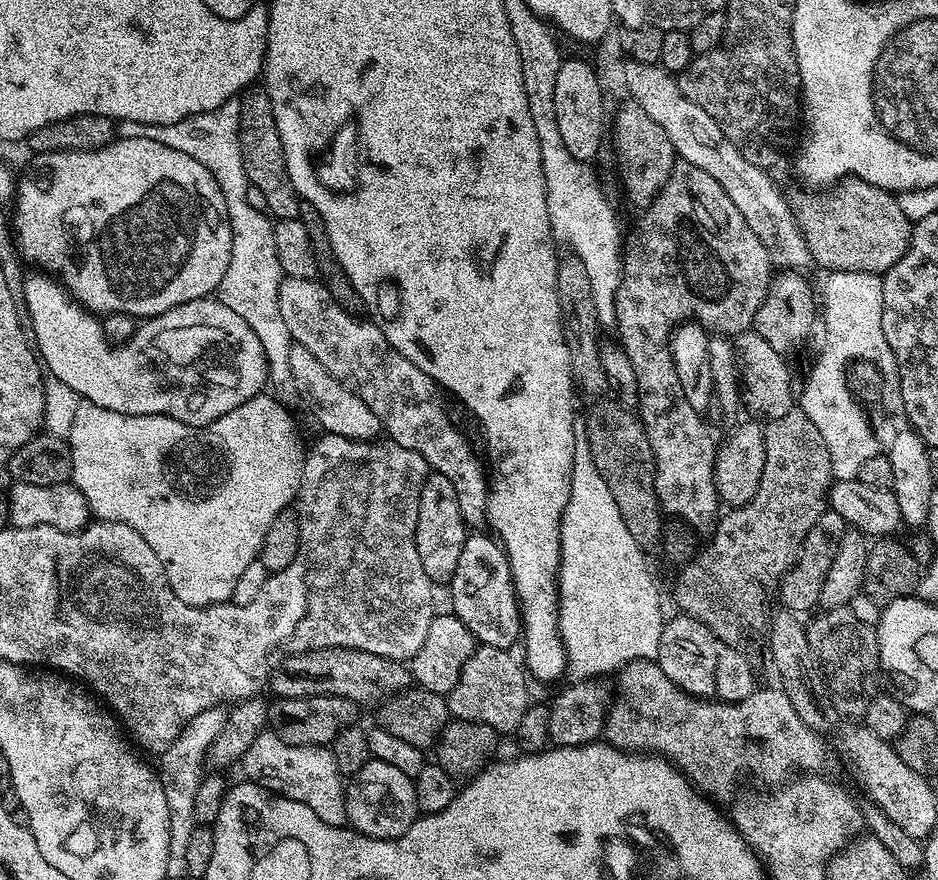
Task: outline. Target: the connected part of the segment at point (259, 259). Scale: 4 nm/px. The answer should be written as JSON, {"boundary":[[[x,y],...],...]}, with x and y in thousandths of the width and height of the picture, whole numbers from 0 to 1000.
{"boundary":[[[245,113],[232,120],[232,125],[222,125],[220,130],[197,132],[184,141],[149,141],[143,134],[132,134],[127,138],[126,150],[133,159],[160,157],[164,161],[173,161],[173,166],[194,170],[194,175],[203,175],[207,184],[215,184],[215,189],[228,198],[237,223],[241,225],[241,243],[245,248],[247,263],[245,302],[241,302],[241,311],[232,328],[232,340],[245,348],[245,352],[249,352],[249,357],[254,357],[254,361],[258,361],[258,366],[262,366],[262,370],[275,380],[275,389],[279,389],[286,413],[286,436],[295,445],[291,447],[300,456],[314,456],[316,440],[313,428],[309,426],[309,398],[313,388],[296,352],[296,330],[304,313],[296,298],[296,284],[292,284],[291,251],[285,240],[276,235],[273,238],[264,228],[267,210],[256,169],[255,113]]]}

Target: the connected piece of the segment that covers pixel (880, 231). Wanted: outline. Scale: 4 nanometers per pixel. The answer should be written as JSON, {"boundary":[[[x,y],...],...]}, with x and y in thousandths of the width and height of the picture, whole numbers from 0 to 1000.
{"boundary":[[[901,202],[877,220],[861,222],[866,223],[848,228],[849,255],[867,297],[871,301],[874,299],[878,307],[919,307],[941,311],[954,302],[962,289],[966,289],[973,251],[962,243],[962,234],[952,219],[922,205]]]}

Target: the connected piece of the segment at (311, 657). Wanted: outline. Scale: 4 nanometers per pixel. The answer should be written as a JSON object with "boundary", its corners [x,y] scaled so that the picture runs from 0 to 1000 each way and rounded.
{"boundary":[[[336,736],[329,741],[304,745],[288,768],[288,782],[295,786],[295,792],[368,791],[382,802],[404,802],[410,795],[426,790],[439,776],[439,765],[428,751],[372,736]]]}

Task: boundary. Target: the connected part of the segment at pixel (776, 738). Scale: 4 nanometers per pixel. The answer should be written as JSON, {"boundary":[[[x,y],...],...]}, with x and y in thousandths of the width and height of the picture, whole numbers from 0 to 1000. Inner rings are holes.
{"boundary":[[[677,750],[671,755],[664,756],[660,760],[661,769],[657,773],[657,784],[655,780],[655,790],[651,792],[651,800],[648,801],[647,818],[644,820],[643,835],[646,838],[647,844],[654,845],[656,850],[662,850],[664,855],[677,855],[679,857],[698,857],[708,860],[710,864],[716,865],[729,883],[738,890],[739,895],[745,898],[749,903],[756,907],[762,907],[764,910],[772,909],[785,895],[785,890],[792,882],[802,881],[804,885],[811,886],[814,891],[832,891],[835,892],[836,885],[839,882],[848,883],[849,876],[853,880],[870,880],[874,872],[878,868],[878,863],[883,859],[883,850],[878,847],[878,836],[875,833],[868,831],[864,825],[859,825],[859,820],[855,820],[855,816],[851,816],[850,808],[842,800],[842,794],[839,793],[832,780],[807,784],[800,789],[797,793],[790,797],[785,797],[781,800],[773,799],[767,793],[747,793],[731,789],[731,784],[727,784],[723,780],[719,780],[719,775],[714,775],[714,770],[710,770],[710,766],[706,766],[699,750]]]}

